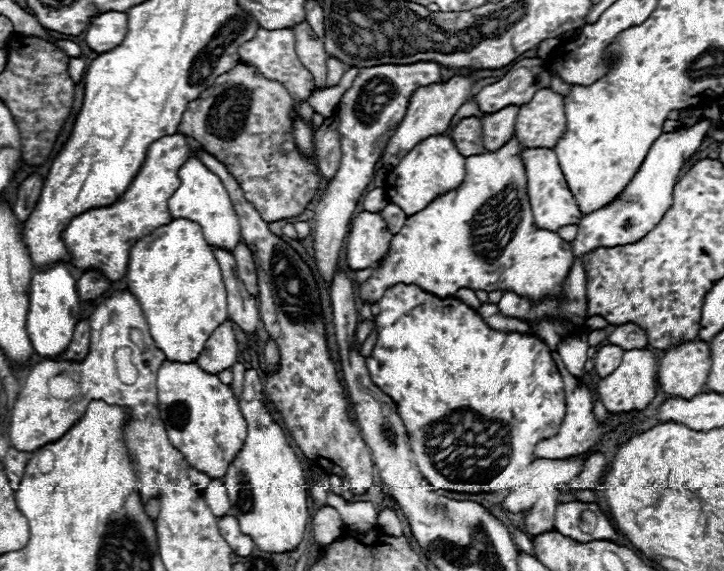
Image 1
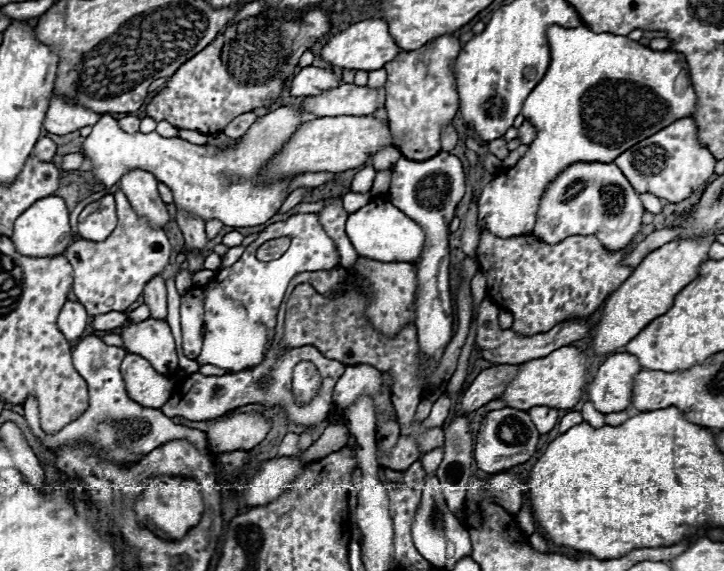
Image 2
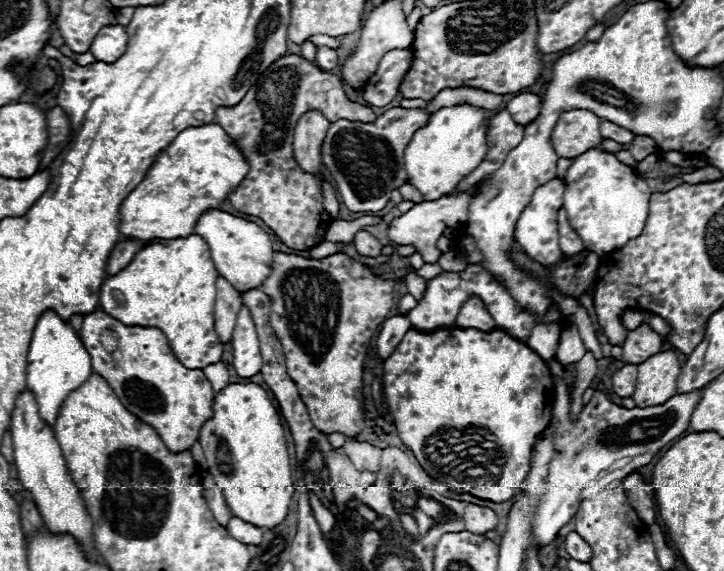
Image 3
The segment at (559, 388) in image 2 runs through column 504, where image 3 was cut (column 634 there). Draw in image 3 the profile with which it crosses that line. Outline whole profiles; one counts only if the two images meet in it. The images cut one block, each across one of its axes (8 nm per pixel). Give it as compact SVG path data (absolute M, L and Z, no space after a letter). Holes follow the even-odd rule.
M672 350L658 352L638 364L638 380L632 400L638 408L658 406L676 394L680 360Z

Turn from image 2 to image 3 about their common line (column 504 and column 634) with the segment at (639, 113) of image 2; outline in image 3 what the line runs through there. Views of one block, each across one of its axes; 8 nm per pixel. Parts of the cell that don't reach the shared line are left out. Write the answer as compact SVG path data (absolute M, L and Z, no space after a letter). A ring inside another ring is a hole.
M600 146L572 158L564 178L564 208L570 226L578 232L588 250L604 256L622 248L628 240L640 236L648 218L650 188L646 180L632 168L622 164L616 154L604 152Z

